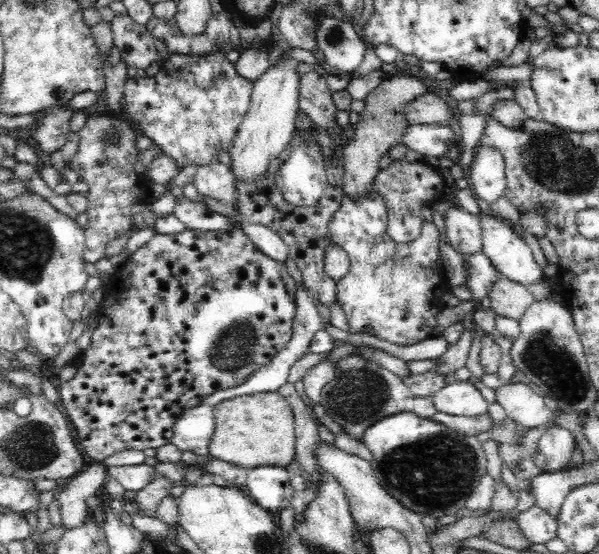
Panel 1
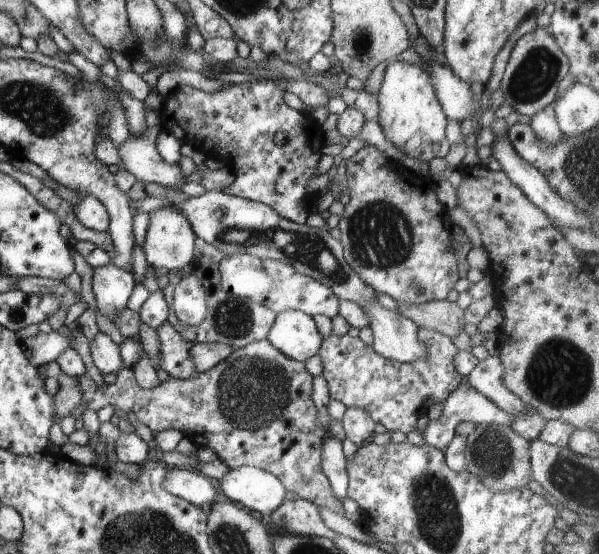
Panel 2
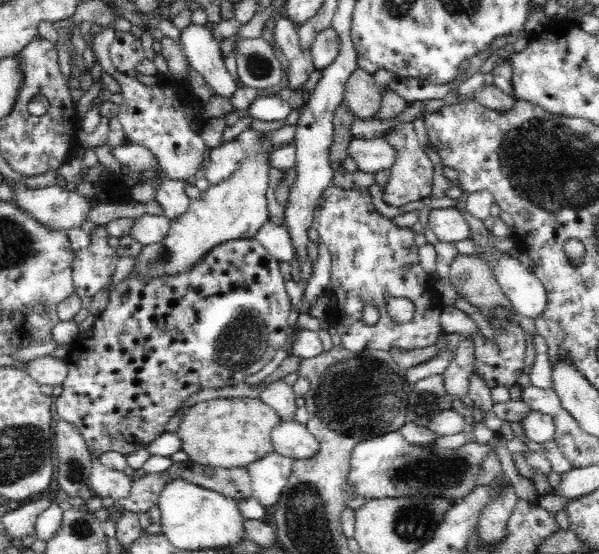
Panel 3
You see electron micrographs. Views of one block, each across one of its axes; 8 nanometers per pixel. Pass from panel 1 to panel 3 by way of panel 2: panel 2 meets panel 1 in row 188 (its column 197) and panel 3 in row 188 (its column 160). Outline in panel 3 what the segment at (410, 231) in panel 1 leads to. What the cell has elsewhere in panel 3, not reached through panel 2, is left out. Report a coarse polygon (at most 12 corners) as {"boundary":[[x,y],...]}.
{"boundary":[[412,123],[384,138],[396,150],[382,198],[401,207],[431,195],[434,164]]}

